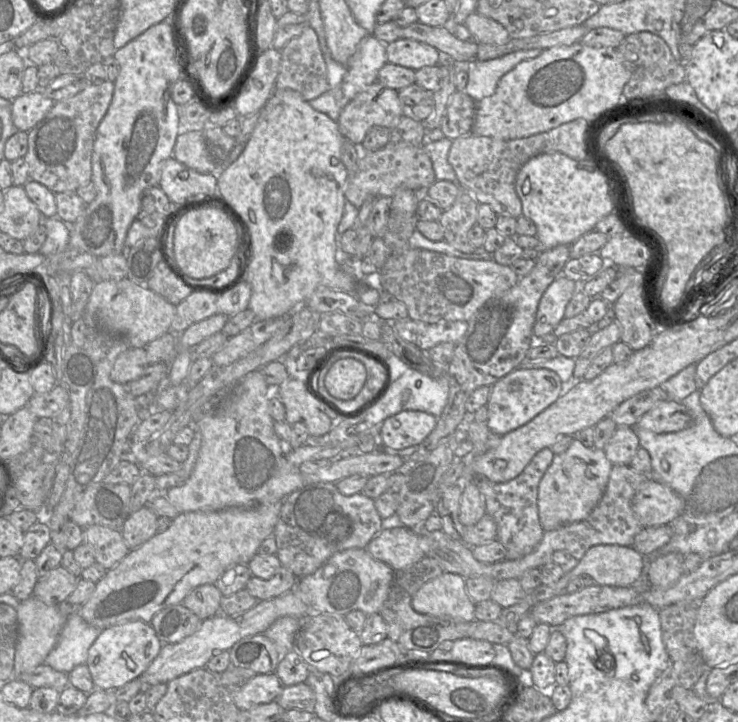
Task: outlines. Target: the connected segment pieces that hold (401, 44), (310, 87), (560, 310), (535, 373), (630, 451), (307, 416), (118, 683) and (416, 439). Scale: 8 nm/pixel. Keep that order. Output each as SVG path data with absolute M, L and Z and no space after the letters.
M409 38L386 44L386 55L389 63L414 71L425 66L435 66L446 58L435 47Z
M308 26L299 36L292 38L281 49L280 71L275 90L291 89L298 92L306 101L313 100L329 89L327 66L320 47L318 35Z
M562 274L549 285L536 311L534 338L553 333L556 326L565 318L566 306L579 288L578 283Z
M518 367L492 385L486 424L494 434L504 436L531 421L554 403L565 389L566 385L554 371Z
M618 426L603 451L613 465L628 466L638 448L640 444L635 427Z
M289 377L278 389L279 399L285 406L285 421L290 425L303 423L310 437L328 433L335 422L318 408L318 402L306 391L301 379Z
M126 621L104 628L90 646L86 660L95 689L115 691L138 678L158 655L162 645L150 623Z
M406 410L386 418L379 426L380 445L402 450L419 446L433 431L437 418L423 411Z

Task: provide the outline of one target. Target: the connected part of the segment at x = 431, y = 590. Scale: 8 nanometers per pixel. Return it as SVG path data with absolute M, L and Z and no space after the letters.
M449 572L424 583L412 598L413 609L420 614L454 621L475 620L475 603L465 588L465 579Z

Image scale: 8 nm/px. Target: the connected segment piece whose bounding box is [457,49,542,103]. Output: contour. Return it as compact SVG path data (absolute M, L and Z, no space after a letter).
M542 49L518 50L494 59L457 64L468 73L465 93L476 103L491 96L504 74L520 62L537 57L541 52Z

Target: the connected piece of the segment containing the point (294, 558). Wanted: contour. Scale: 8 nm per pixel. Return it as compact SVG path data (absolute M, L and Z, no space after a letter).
M318 482L296 490L282 501L274 528L281 566L302 578L313 574L334 553L352 548L365 549L382 530L382 518L374 500L362 493L342 495L335 483Z

